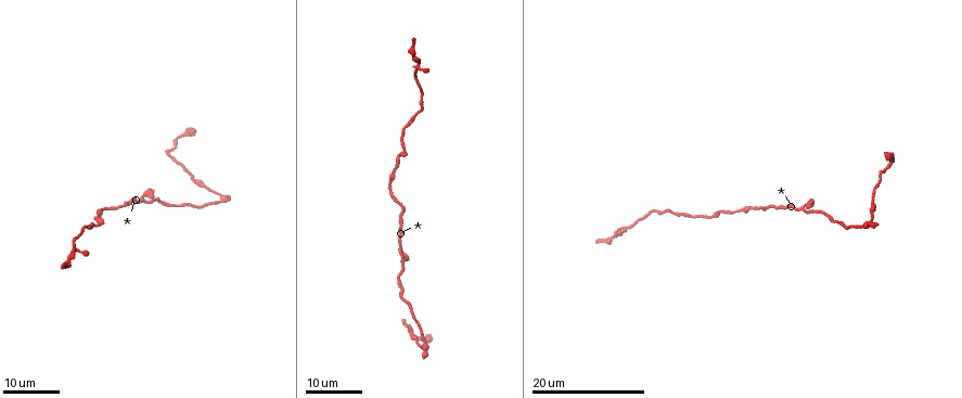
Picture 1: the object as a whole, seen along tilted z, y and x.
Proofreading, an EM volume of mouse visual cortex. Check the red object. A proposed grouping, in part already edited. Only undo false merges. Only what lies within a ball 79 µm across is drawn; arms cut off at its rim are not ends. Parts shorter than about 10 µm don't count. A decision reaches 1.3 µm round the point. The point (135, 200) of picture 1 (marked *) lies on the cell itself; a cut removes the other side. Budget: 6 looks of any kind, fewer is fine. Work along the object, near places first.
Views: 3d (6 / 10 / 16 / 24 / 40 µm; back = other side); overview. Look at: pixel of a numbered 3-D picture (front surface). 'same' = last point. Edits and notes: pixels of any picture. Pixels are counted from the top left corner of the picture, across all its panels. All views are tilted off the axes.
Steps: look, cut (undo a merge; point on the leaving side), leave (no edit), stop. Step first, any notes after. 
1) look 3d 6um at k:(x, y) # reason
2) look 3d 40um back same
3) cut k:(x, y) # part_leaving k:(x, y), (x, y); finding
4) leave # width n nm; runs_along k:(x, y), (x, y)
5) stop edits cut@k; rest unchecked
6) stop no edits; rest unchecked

look 3d 16um at 1:(404, 300) # a narrow waist

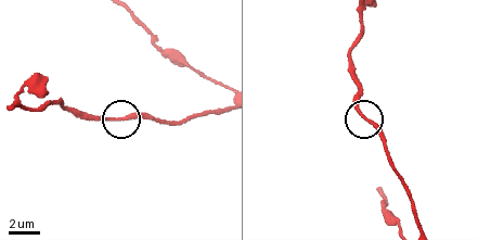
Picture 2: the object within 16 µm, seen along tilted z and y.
look 3d 10um at 2:(359, 114)

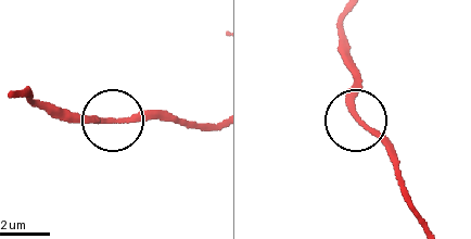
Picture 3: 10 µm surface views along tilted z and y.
leave # one cell here

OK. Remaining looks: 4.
look 3d 24um at 1:(879, 175) # sharp bend

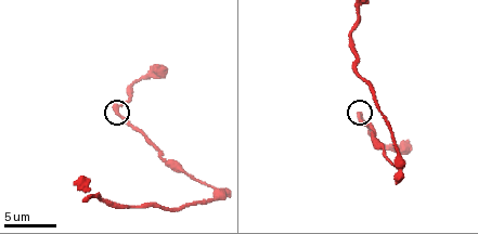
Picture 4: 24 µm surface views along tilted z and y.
look 3d 10um at 4:(358, 113)

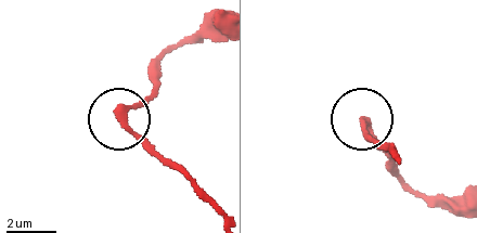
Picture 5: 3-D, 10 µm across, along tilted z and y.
leave # runs_along 5:(397, 163), (375, 147), (363, 121), (398, 172); continuous, no second cell

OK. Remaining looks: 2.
look 3d 24um at 1:(622, 228) # sudden change in width

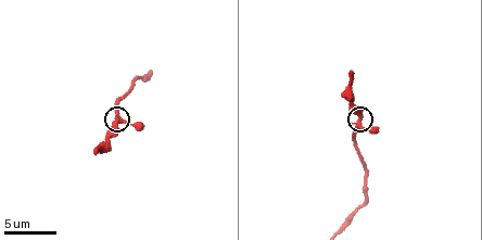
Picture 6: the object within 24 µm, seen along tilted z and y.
look 3d 6um at 6:(118, 120)

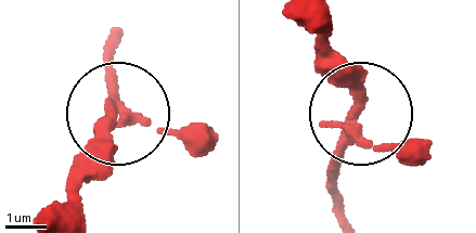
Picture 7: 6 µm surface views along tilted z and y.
leave # arms 3; runs_along 7:(112, 38), (112, 109), (72, 190); one cell here

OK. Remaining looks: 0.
stop no edits; rest unchecked

